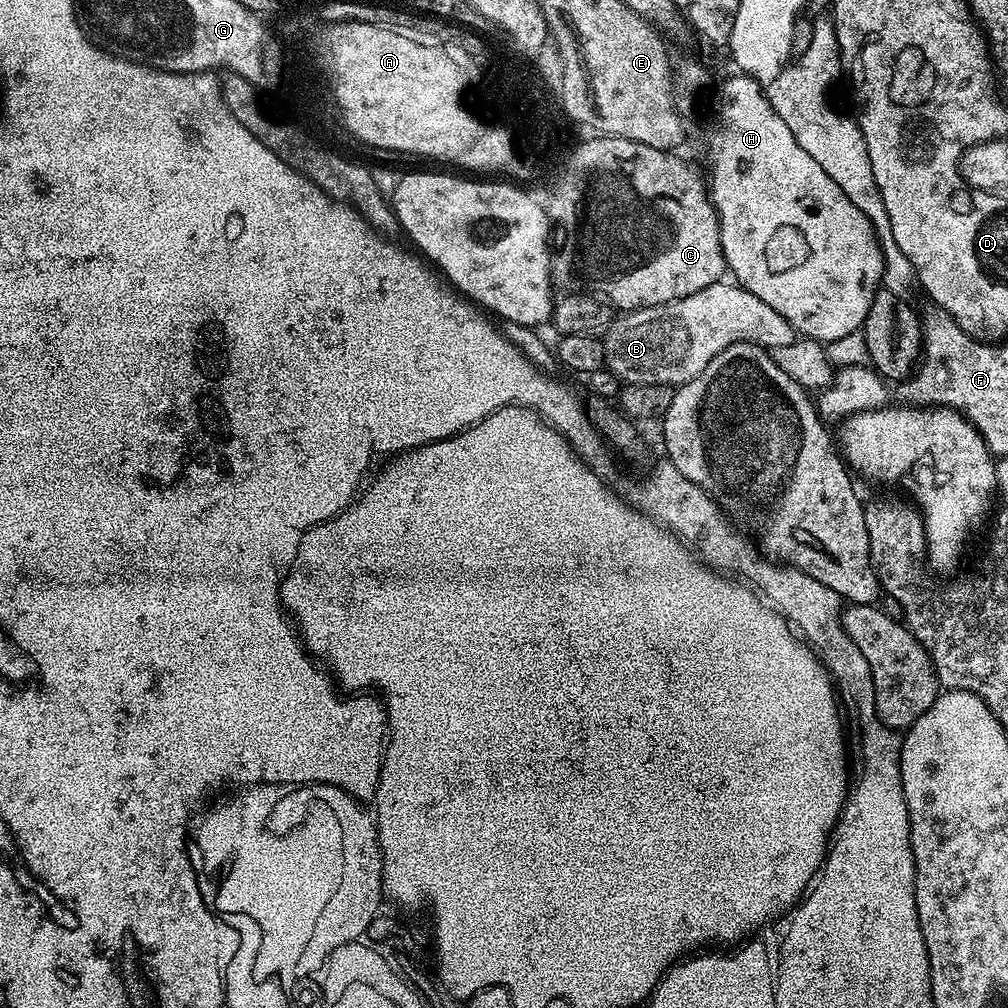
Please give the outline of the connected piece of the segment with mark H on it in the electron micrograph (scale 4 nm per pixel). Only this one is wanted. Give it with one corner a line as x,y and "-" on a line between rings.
735,75
721,86
720,93
716,96
716,129
708,136
708,168
706,167
706,183
712,205
716,207
716,216
720,220
720,241
727,271
730,276
732,272
731,279
754,294
754,298
762,298
762,302
766,302
770,310
778,310
778,314
782,314
782,318
786,318
786,322
790,322
790,326
794,326
801,337
832,346
835,340
844,340
855,332
857,335
863,329
864,319
881,287
880,279
884,273
880,243
874,234
870,218
866,218
866,214
862,214
862,210
858,210
858,206
854,206
854,202
850,202
850,198
846,198
842,190
838,190
838,182
834,182
834,178
830,178
830,174
826,174
826,170
822,170
822,166
818,166
818,162
814,162
814,158
810,158
810,154
806,154
806,150
798,146
794,134
790,134
790,126
786,126
786,122
782,122
782,118
770,106
760,81
753,76

